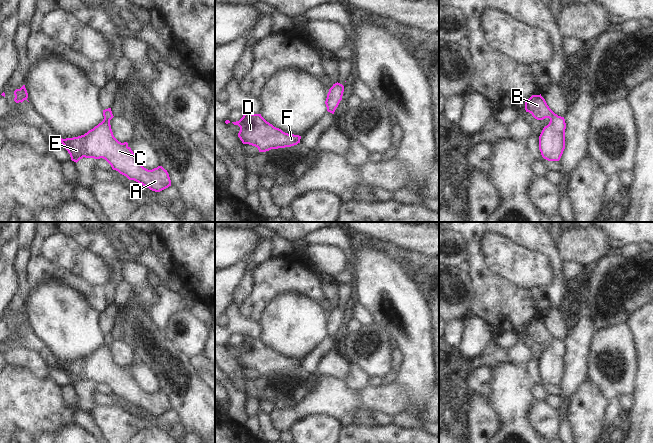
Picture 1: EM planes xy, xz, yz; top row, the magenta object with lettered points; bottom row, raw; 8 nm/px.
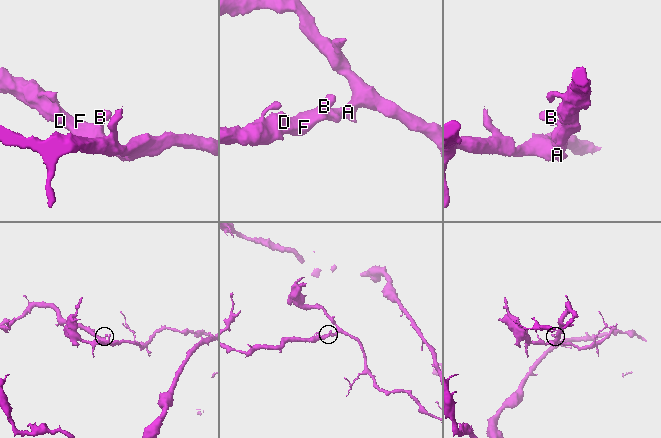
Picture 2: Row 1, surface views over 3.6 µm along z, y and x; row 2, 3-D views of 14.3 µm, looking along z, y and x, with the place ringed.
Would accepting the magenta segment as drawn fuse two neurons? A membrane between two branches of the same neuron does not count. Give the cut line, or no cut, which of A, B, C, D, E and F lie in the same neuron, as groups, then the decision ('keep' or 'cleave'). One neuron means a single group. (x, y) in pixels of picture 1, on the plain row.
cut none; groups A B C D E F; keep

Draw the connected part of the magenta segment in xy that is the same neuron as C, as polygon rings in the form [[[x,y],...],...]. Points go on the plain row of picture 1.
[[[111,332],[103,334],[103,340],[103,345],[84,359],[66,363],[57,359],[70,378],[71,384],[77,387],[83,381],[103,382],[113,394],[152,415],[160,416],[171,410],[167,394],[162,390],[152,394],[144,392],[128,367],[121,367],[114,361],[110,349],[110,344],[114,341]]]

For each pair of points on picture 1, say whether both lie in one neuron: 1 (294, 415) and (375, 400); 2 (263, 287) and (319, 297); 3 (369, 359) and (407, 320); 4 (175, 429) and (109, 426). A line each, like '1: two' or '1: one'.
1: one
2: one
3: two
4: one

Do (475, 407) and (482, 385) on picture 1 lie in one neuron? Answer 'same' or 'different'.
different

